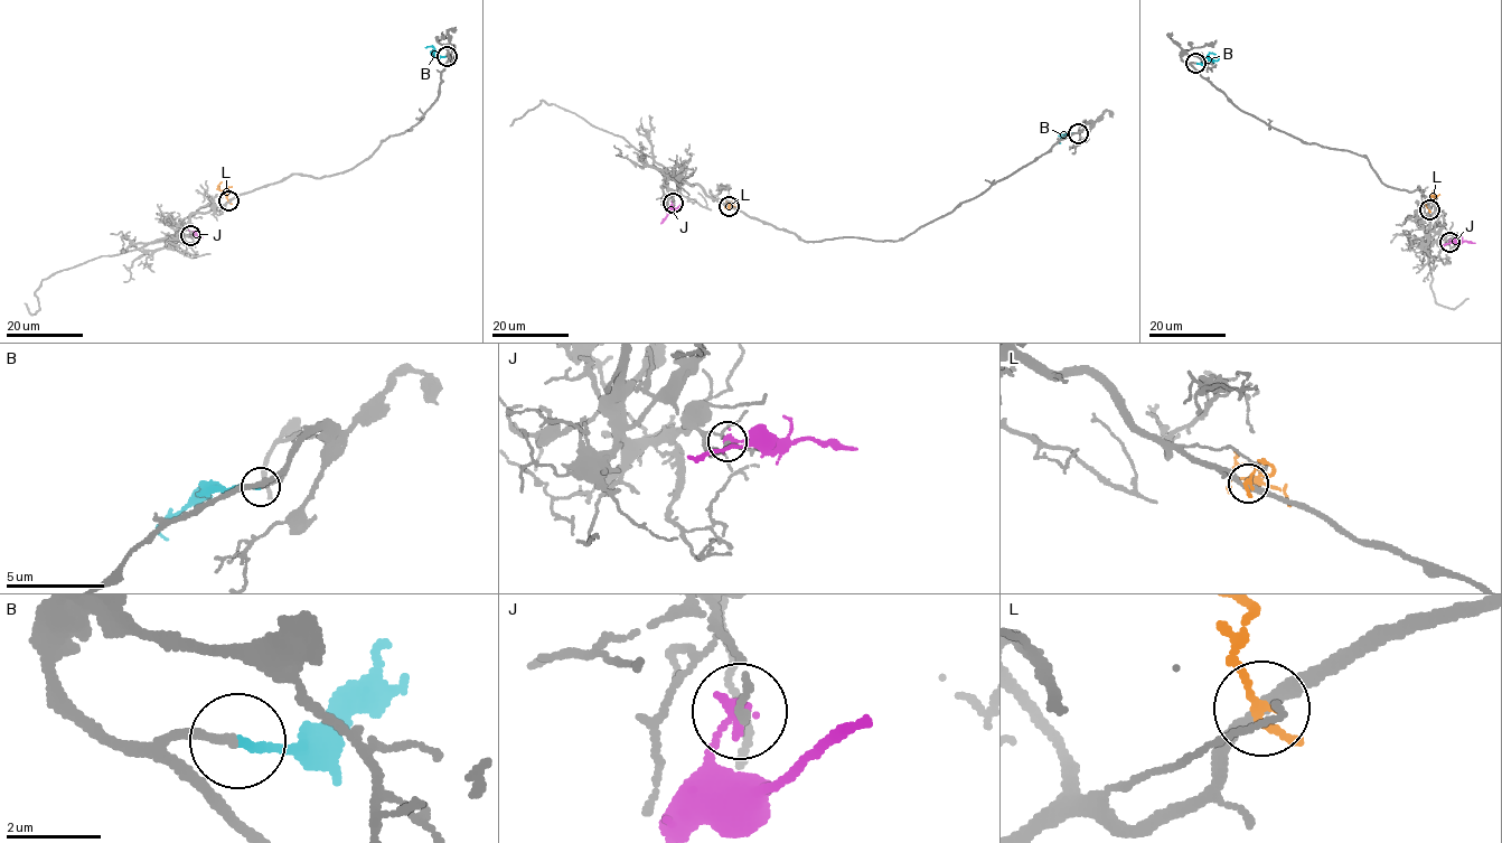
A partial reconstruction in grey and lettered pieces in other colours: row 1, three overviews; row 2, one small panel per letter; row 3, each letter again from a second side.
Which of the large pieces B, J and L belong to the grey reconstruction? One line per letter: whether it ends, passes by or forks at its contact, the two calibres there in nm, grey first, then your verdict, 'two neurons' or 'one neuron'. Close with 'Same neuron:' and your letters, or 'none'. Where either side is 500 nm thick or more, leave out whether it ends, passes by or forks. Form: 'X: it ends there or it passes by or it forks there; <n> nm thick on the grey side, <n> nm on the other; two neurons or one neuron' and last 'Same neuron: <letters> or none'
B: it ends there; 160 nm thick on the grey side, 170 nm on the other; one neuron
J: it ends there; 170 nm thick on the grey side, 200 nm on the other; two neurons
L: it ends there; 280 nm thick on the grey side, 200 nm on the other; two neurons
Same neuron: B

